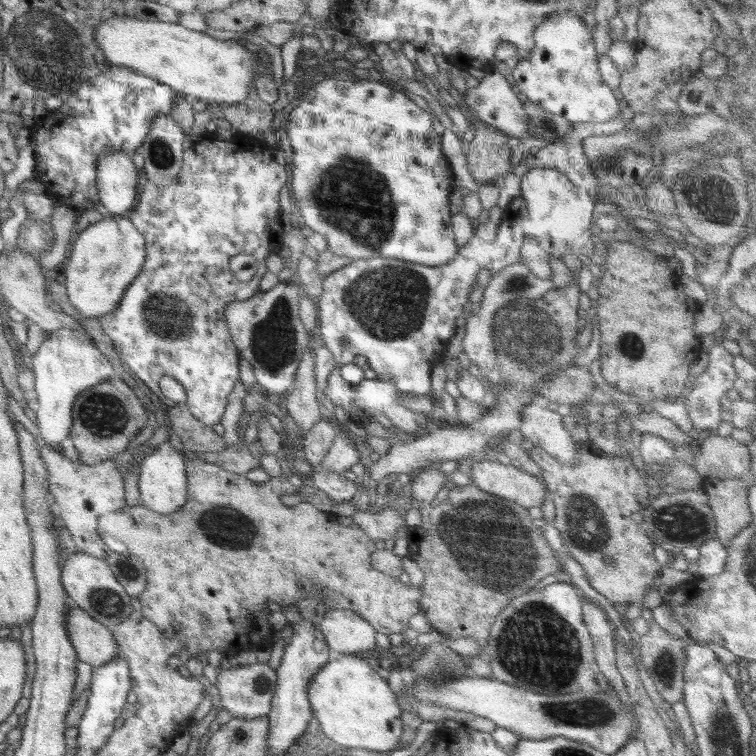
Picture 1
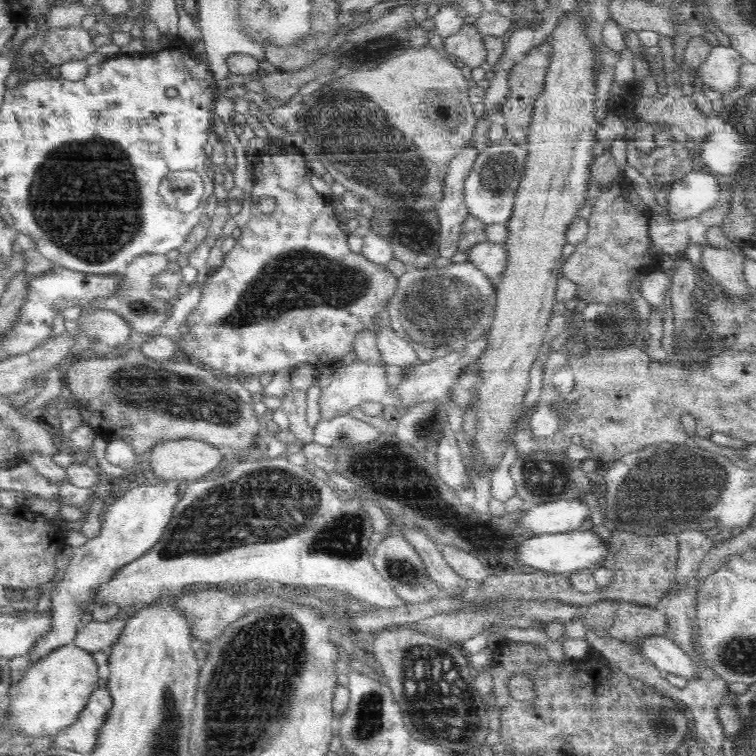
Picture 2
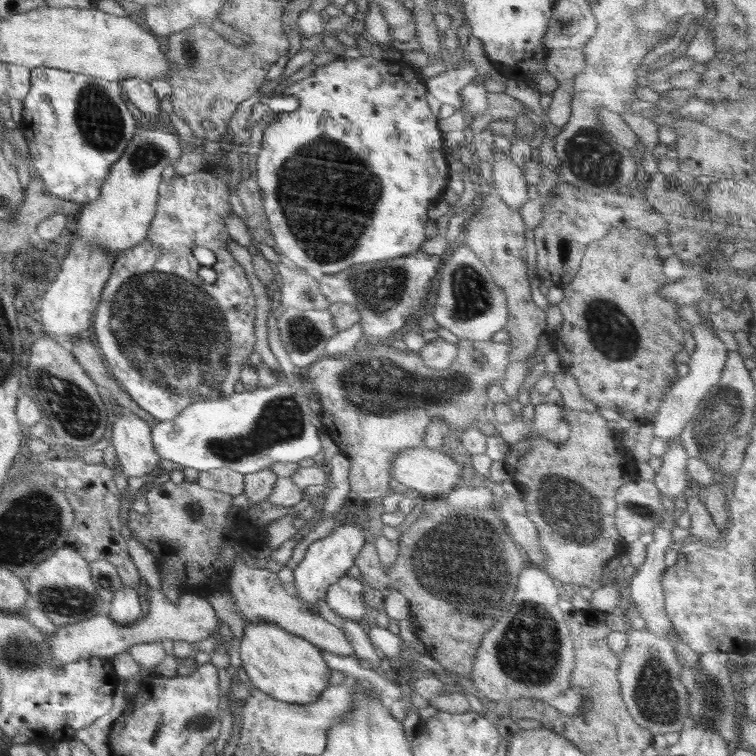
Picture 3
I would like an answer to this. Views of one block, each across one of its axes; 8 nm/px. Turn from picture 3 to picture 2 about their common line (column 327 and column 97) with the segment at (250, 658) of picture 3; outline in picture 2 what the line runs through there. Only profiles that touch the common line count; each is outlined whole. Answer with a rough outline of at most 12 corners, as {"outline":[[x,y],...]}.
{"outline":[[78,646],[32,662],[8,688],[3,728],[56,736],[98,688]]}

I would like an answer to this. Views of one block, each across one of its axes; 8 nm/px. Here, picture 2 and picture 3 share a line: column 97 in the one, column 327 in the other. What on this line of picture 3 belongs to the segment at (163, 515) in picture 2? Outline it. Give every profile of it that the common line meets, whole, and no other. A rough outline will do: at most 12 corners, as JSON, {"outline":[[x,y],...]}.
{"outline":[[358,523],[312,542],[293,570],[295,596],[315,605],[364,543]]}

